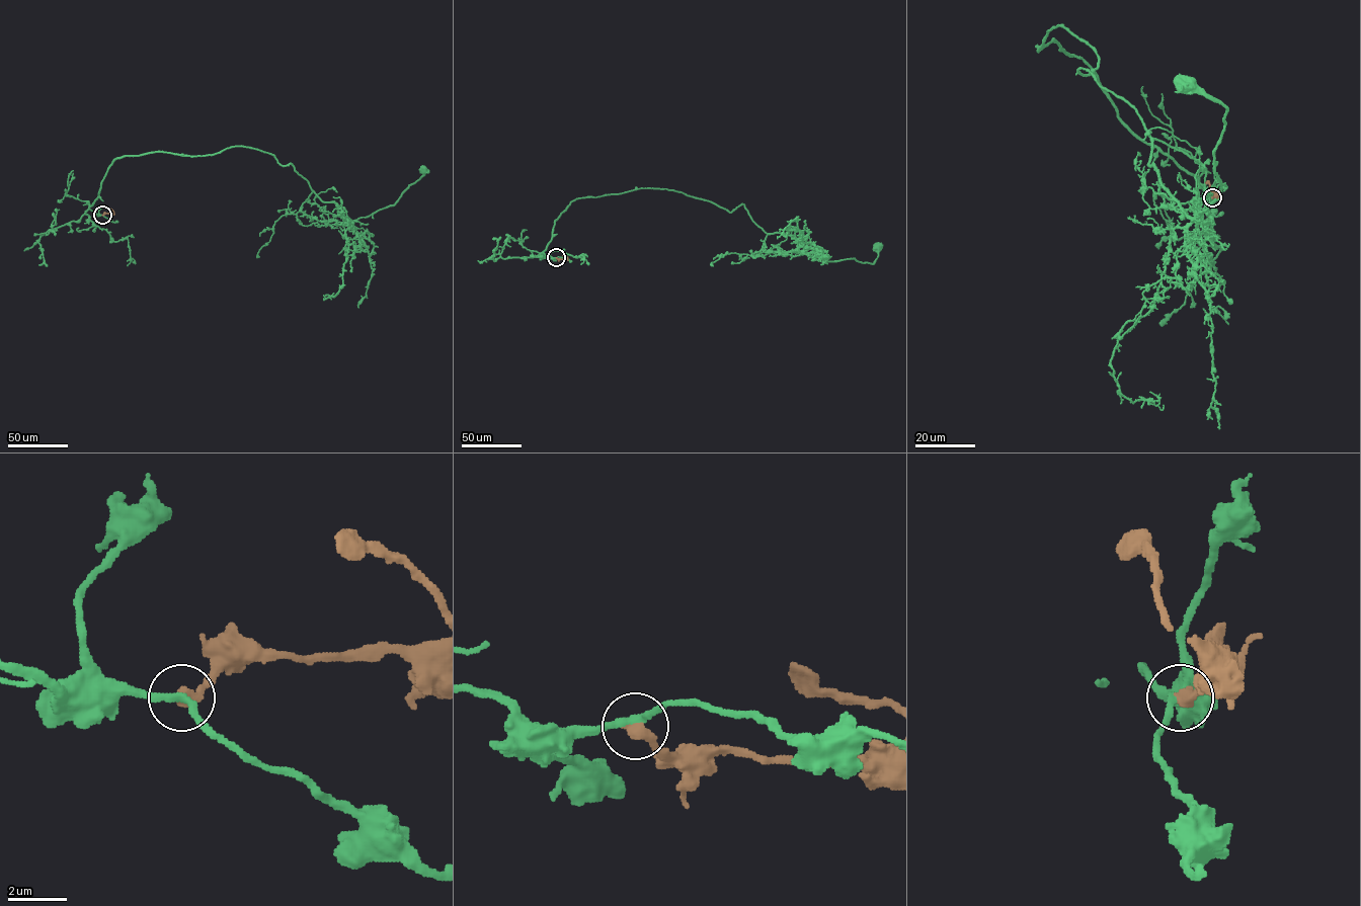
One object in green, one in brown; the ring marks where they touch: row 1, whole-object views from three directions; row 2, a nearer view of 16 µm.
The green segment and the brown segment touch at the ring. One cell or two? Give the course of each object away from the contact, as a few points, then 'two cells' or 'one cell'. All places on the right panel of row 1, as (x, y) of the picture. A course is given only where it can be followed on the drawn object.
green runs (1212, 197), (1037, 51), (1089, 45), (1193, 218), (1226, 109), (1186, 83); brown runs (1212, 197), (1215, 192), (1206, 181); one cell

